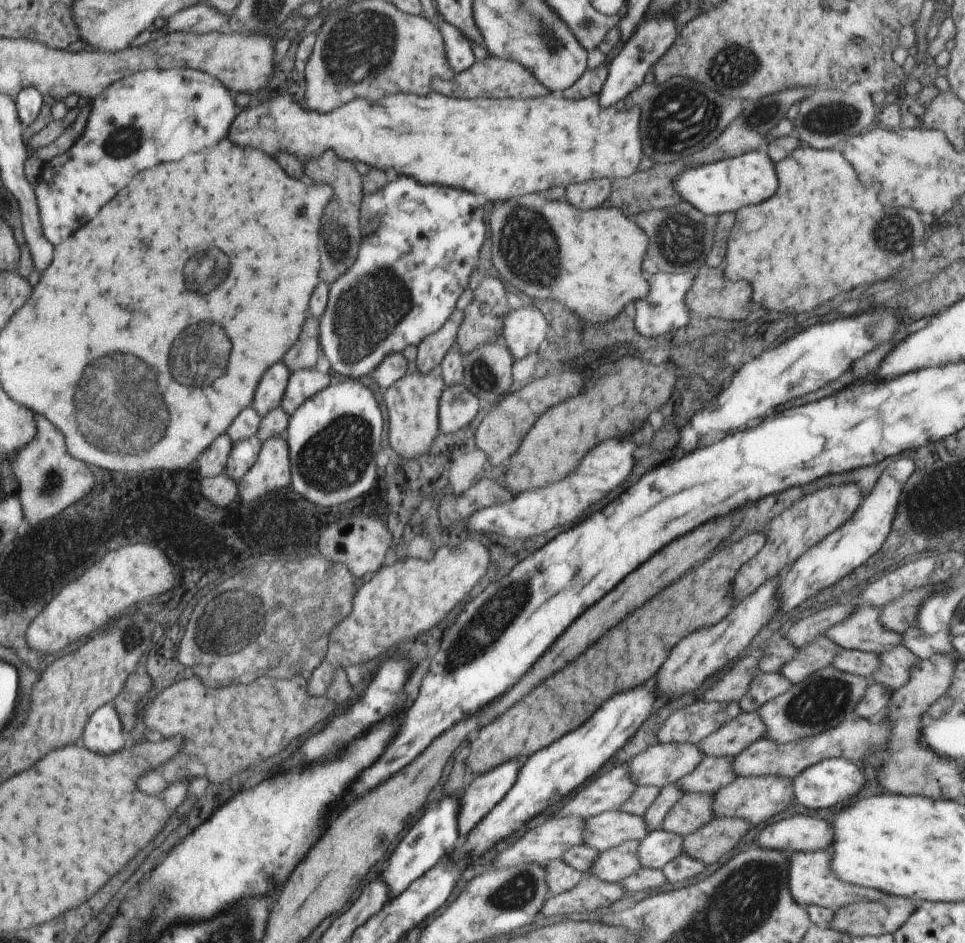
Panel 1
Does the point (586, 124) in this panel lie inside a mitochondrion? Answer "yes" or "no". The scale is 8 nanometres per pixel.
no

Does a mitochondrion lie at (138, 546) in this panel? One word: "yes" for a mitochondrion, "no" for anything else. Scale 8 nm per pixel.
no

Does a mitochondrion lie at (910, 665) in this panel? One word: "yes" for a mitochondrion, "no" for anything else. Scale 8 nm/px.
no

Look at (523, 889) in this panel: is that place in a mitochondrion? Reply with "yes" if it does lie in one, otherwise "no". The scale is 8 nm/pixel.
yes

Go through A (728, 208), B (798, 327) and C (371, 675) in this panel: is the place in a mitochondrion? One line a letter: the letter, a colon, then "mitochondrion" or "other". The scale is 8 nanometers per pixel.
A: other
B: other
C: other

